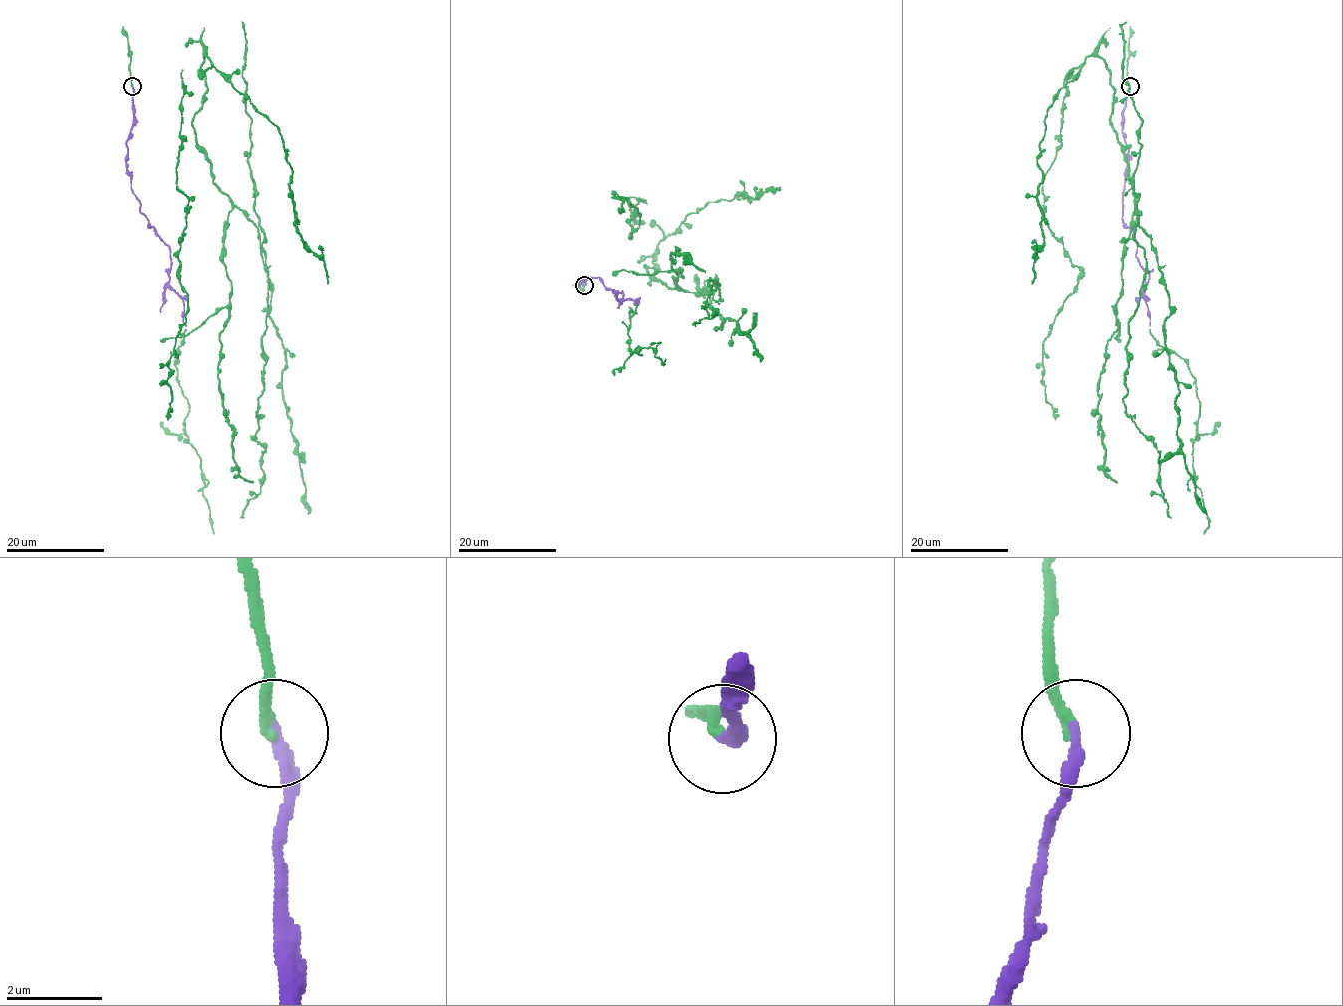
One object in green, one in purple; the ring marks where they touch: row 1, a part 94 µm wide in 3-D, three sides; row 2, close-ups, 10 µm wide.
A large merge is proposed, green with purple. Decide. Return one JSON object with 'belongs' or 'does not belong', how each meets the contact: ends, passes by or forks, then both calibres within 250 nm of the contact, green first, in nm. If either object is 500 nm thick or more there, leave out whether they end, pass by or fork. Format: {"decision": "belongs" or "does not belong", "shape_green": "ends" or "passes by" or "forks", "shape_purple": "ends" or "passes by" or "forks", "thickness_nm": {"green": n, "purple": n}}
{"decision": "belongs", "shape_green": "ends", "shape_purple": "ends", "thickness_nm": {"green": 220, "purple": 280}}

